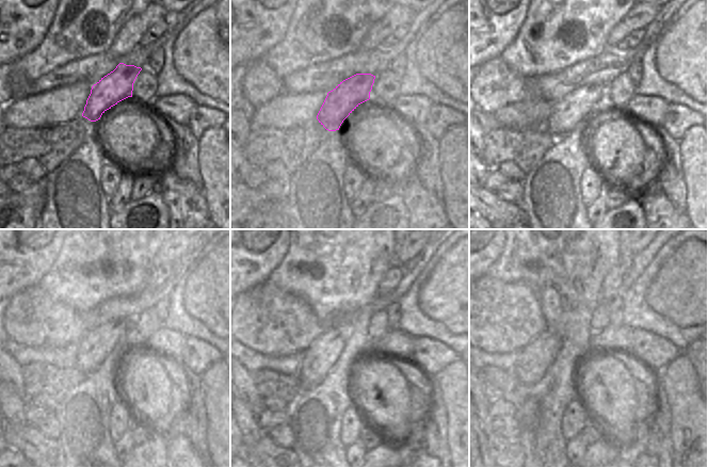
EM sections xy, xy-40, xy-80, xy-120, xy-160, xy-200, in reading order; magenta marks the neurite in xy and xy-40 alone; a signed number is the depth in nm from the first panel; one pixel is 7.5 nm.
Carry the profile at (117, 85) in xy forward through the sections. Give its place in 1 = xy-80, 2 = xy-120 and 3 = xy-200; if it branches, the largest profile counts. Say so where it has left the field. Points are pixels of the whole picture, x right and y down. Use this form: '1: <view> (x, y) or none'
1: xy-80 (573, 110)
2: xy-120 (75, 354)
3: xy-200 (536, 357)

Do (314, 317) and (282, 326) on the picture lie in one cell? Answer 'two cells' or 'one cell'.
two cells

